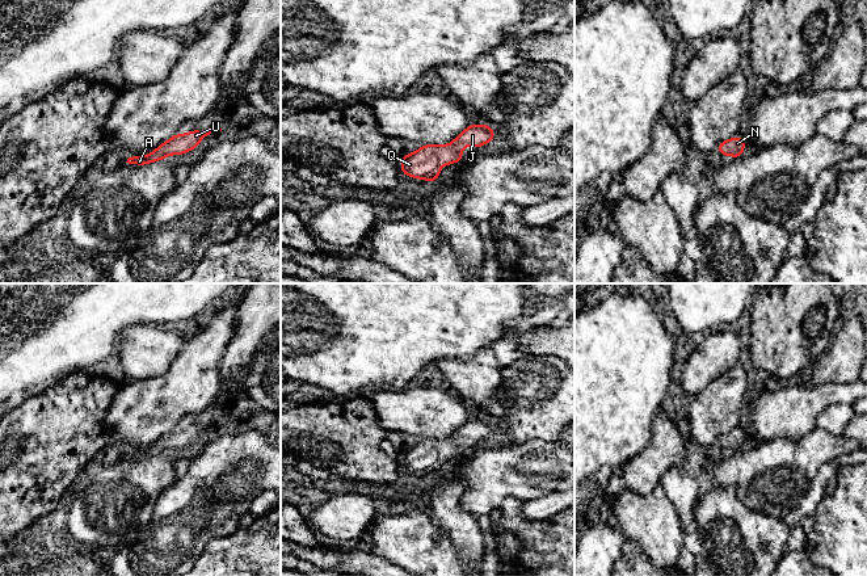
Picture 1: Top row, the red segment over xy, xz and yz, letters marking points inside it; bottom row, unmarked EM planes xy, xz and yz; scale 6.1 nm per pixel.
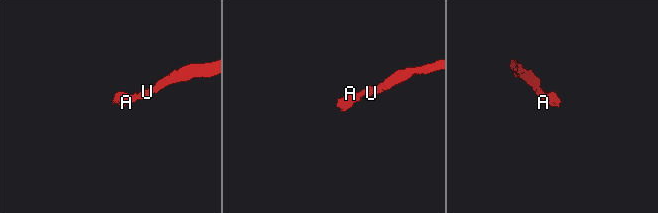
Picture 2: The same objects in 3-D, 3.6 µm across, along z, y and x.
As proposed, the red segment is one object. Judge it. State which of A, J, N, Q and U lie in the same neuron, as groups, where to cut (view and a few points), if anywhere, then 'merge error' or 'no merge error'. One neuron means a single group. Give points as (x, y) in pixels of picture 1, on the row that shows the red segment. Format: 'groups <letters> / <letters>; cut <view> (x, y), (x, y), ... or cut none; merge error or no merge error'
groups A J N Q U; cut none; no merge error

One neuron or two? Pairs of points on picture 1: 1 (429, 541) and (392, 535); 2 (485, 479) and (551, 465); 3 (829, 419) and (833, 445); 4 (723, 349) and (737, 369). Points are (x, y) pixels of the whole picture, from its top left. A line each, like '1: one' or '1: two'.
1: one
2: one
3: two
4: two

